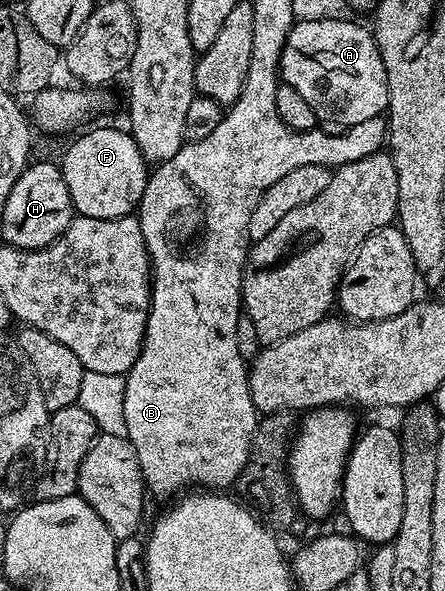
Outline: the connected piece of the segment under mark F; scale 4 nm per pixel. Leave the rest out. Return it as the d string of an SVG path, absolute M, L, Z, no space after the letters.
M92 129L89 133L81 132L81 137L64 153L62 168L66 191L70 191L72 208L81 217L114 219L129 216L139 206L146 191L149 162L144 160L131 132L121 129Z

